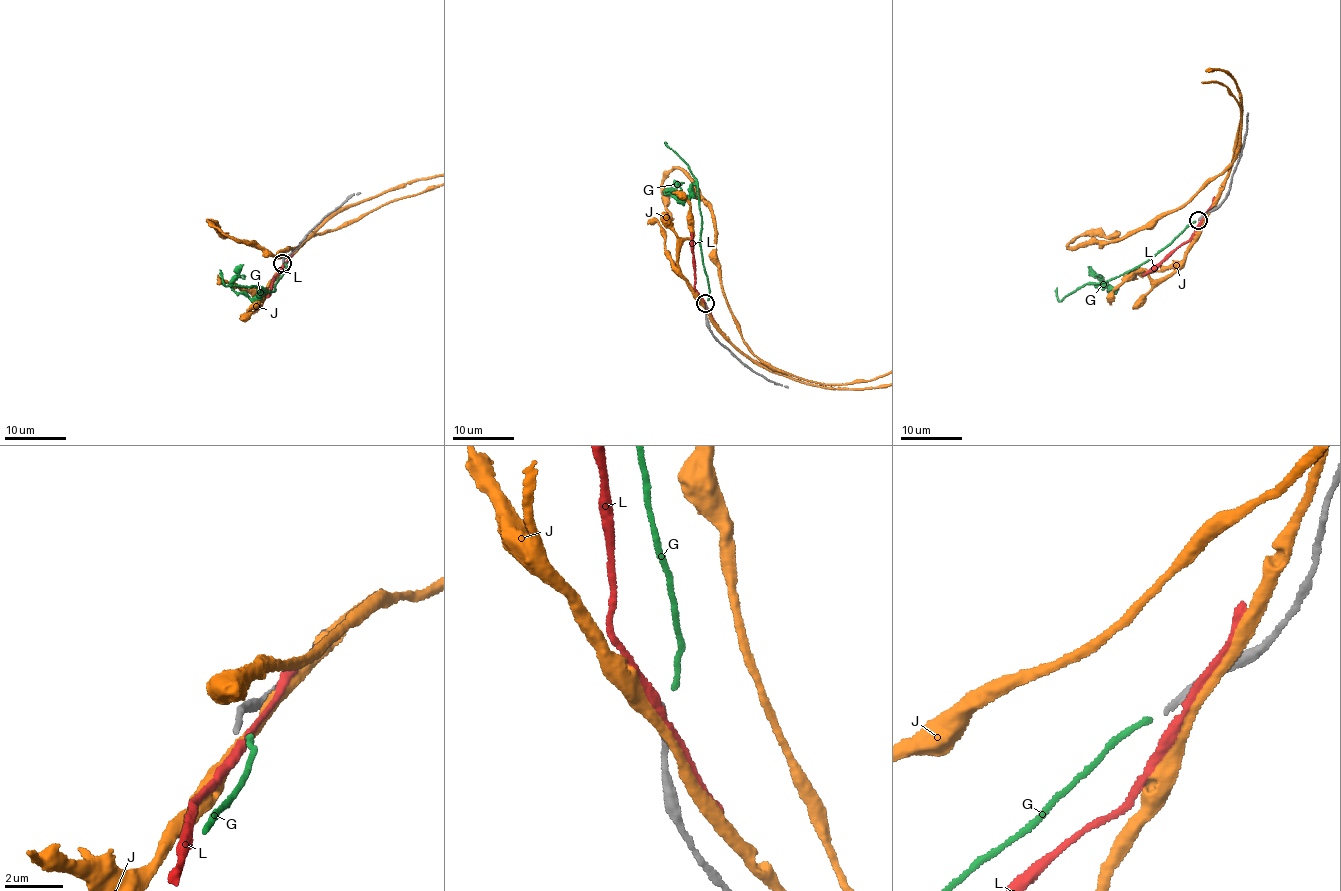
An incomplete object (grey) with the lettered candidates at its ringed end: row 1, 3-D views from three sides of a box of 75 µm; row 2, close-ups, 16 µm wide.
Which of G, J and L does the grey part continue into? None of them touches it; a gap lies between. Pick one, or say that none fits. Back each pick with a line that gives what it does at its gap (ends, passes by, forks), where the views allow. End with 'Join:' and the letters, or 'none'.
Join: none

